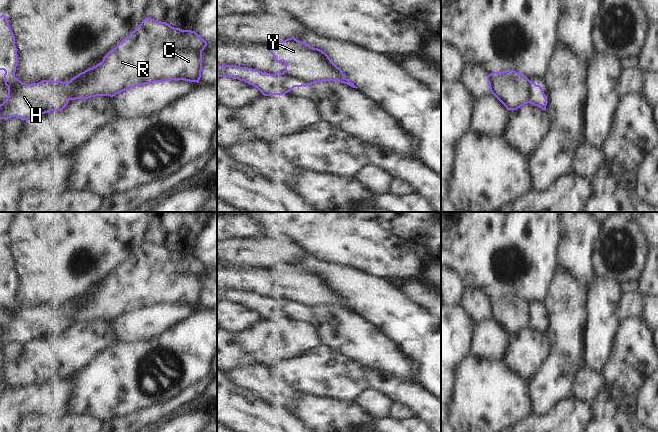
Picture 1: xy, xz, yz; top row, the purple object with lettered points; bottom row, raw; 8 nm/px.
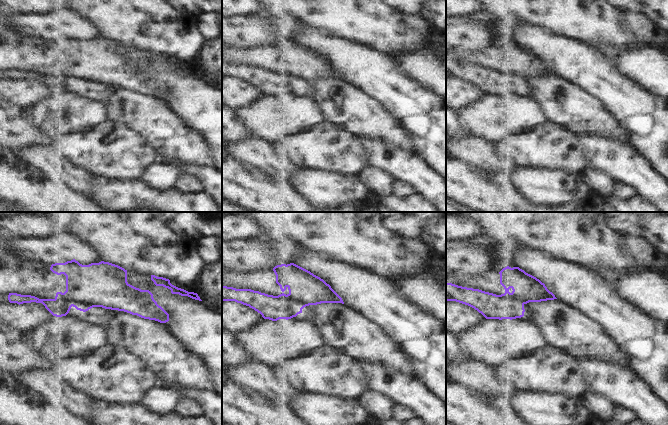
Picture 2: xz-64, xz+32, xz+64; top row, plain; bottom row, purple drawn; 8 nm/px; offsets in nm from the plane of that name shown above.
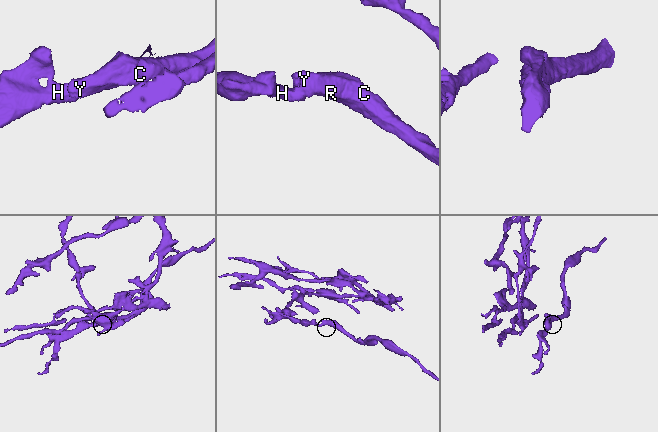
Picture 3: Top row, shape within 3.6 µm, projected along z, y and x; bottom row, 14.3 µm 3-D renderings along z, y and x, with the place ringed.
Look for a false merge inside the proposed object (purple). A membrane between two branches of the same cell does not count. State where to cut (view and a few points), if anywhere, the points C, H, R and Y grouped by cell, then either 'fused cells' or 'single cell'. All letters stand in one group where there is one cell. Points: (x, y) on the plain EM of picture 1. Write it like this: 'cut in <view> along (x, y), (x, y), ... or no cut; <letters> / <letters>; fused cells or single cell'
cut in xz along (274, 298), (286, 298), (295, 310); C R Y / H; fused cells

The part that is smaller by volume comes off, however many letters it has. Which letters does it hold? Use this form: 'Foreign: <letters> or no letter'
Foreign: C, R, Y

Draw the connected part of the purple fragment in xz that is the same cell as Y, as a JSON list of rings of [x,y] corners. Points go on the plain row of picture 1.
[[[294,261],[273,265],[267,270],[275,285],[283,285],[285,288],[285,294],[282,297],[276,295],[275,299],[288,299],[295,311],[306,311],[322,305],[338,305],[357,313],[329,280],[318,272],[313,272]]]

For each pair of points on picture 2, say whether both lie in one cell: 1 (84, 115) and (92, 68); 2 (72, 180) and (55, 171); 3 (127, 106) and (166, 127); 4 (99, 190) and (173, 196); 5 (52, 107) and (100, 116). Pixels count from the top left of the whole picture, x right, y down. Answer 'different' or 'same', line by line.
1: different
2: same
3: same
4: same
5: same

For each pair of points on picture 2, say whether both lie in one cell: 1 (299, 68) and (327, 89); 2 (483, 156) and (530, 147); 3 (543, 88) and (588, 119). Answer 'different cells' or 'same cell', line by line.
1: different cells
2: different cells
3: same cell

